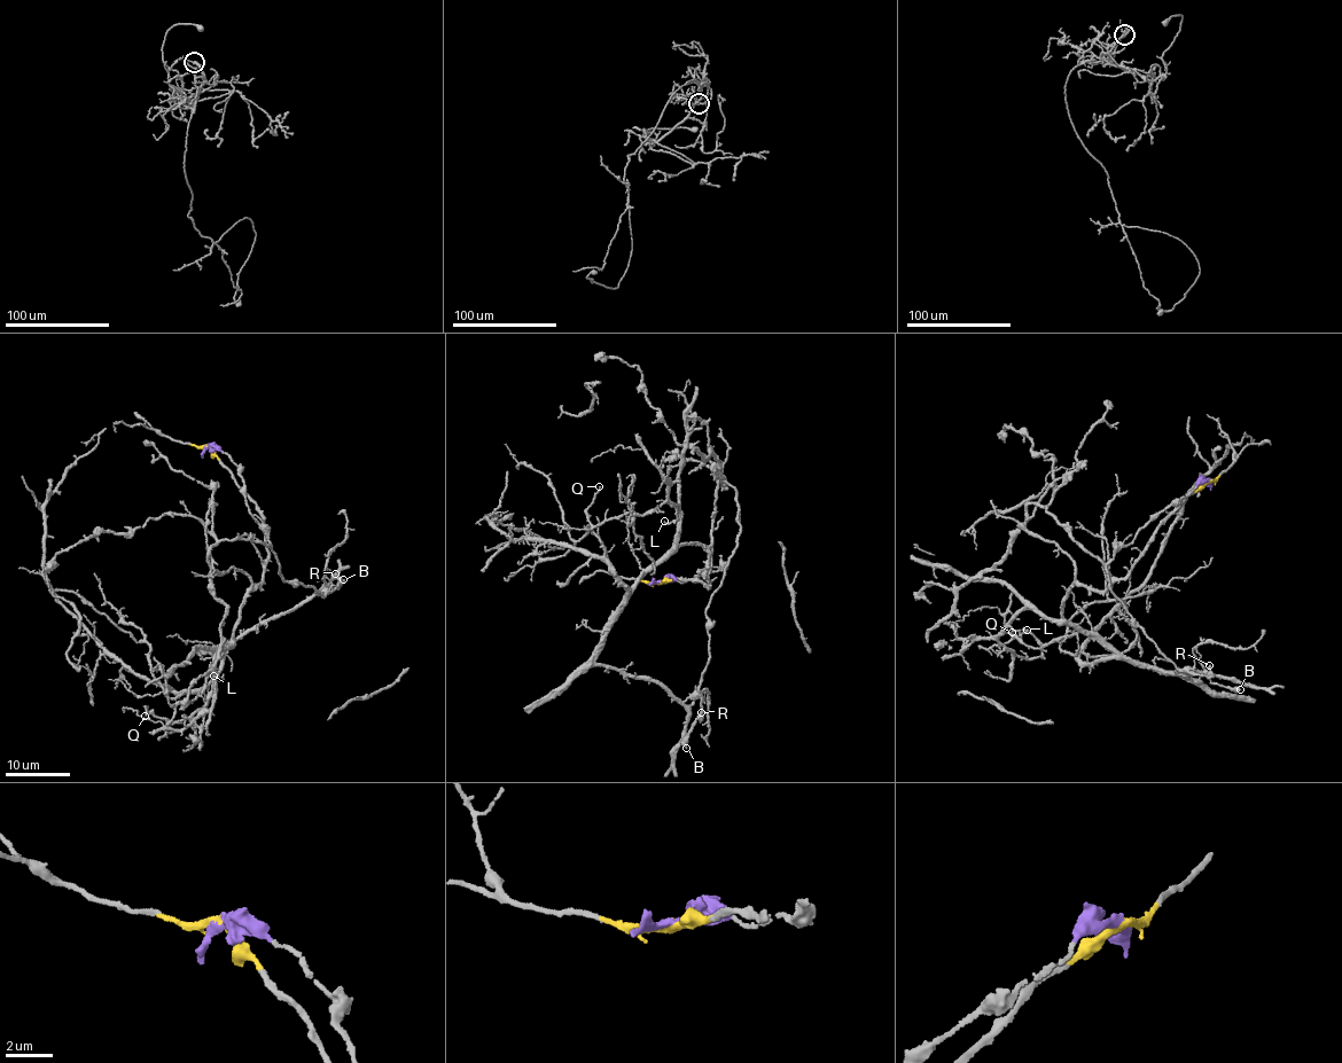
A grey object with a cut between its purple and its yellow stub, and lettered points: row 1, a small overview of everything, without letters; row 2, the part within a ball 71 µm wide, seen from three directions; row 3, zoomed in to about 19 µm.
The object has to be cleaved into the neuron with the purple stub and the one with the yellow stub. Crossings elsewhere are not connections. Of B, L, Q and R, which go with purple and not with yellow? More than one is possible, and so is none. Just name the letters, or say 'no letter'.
B, R

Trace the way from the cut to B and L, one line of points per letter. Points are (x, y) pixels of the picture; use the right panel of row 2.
B: (1209, 479), (1176, 500), (1124, 546), (1106, 569), (1109, 591), (1178, 670), (1240, 689)
L: (1209, 479), (1159, 525), (1122, 578), (1102, 591), (1076, 584), (1059, 619), (1025, 608), (1009, 623), (1027, 630)

